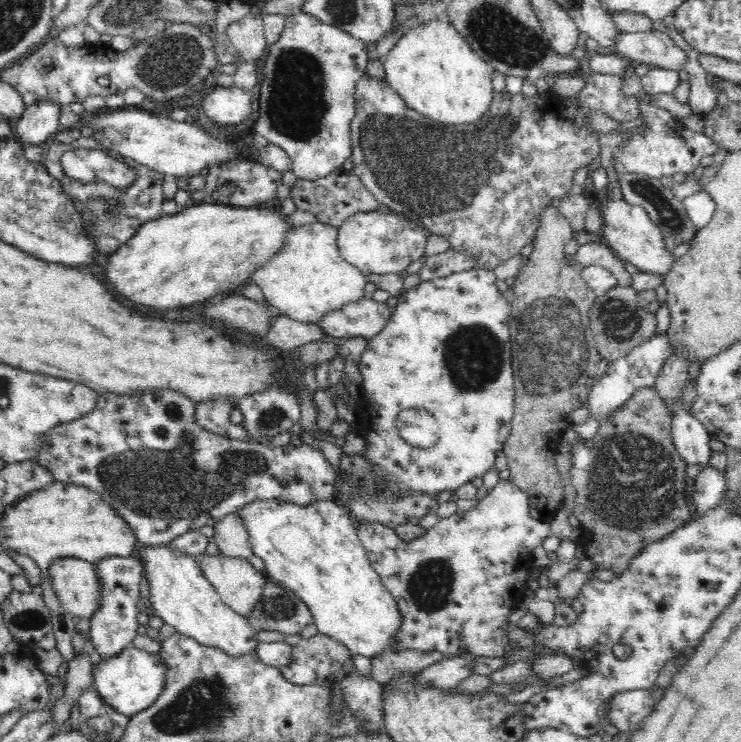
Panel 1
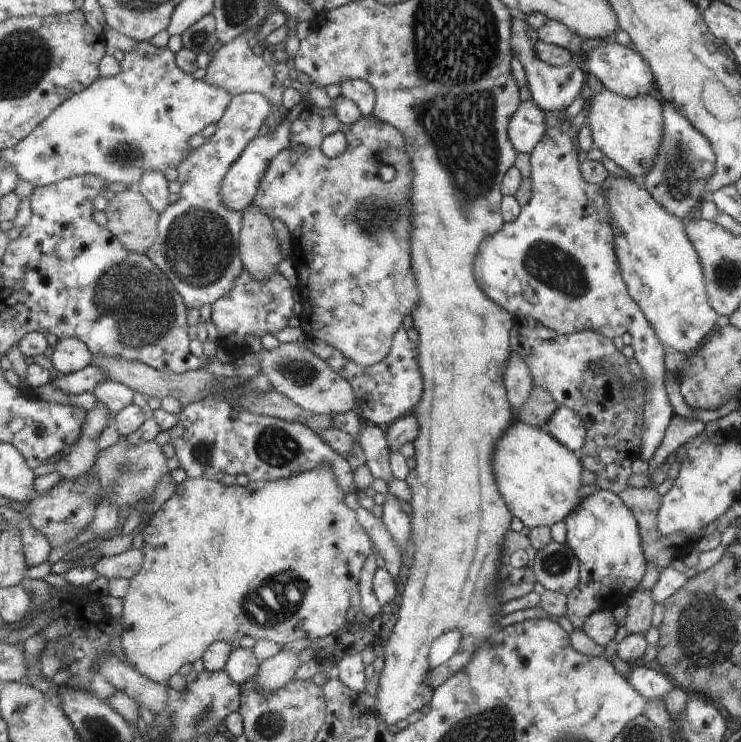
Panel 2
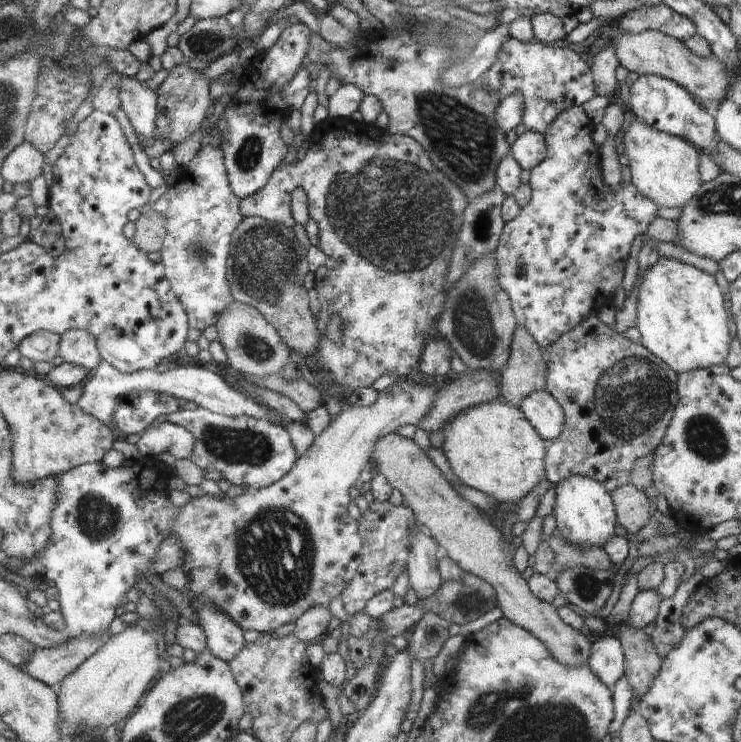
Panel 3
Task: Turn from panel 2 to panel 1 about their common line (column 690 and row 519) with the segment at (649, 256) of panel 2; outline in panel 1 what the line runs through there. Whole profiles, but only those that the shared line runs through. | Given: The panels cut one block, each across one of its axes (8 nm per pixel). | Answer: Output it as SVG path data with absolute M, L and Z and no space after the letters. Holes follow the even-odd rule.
M276 499L257 500L244 506L240 511L240 516L248 529L250 544L253 548L253 554L260 556L265 562L264 574L274 583L280 584L282 587L290 589L296 593L296 596L306 603L310 613L312 613L312 622L317 626L320 634L325 634L340 641L350 652L361 654L366 658L372 658L382 653L396 653L402 651L397 642L397 634L399 633L403 618L401 610L398 608L398 603L393 597L393 594L386 588L386 585L381 581L381 577L372 568L369 558L367 557L365 546L359 539L352 517L347 513L348 511L342 506L338 505L334 500L318 500L317 502L308 503L305 506L296 505L293 503L282 504L277 502Z

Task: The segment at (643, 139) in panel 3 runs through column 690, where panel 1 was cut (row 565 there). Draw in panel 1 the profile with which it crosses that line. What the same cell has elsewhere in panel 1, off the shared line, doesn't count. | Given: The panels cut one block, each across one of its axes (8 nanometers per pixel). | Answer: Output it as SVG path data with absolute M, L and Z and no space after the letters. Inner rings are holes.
M149 545L142 548L137 556L144 565L145 577L151 588L151 611L155 616L173 626L176 632L202 646L220 649L230 657L256 655L261 643L258 630L248 622L246 616L222 602L210 581L200 573L200 565L194 557L178 555L164 545Z

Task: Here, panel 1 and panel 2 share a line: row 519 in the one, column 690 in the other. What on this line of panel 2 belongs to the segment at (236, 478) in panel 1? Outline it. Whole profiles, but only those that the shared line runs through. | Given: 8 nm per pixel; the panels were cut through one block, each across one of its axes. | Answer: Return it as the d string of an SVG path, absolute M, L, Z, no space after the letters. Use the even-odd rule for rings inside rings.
M661 103L661 118L663 132L657 146L657 158L653 158L653 166L644 176L643 188L661 208L681 222L684 219L699 220L699 204L707 200L704 186L715 170L715 155L707 138L699 134L671 104Z

